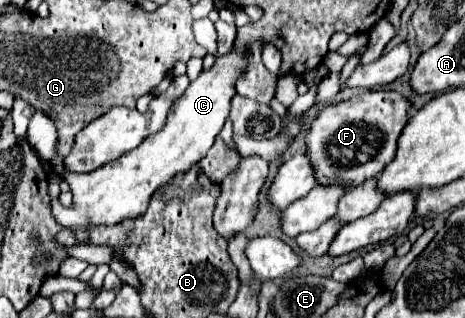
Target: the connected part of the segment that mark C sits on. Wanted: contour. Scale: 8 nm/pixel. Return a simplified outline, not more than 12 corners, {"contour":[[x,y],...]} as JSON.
{"contour":[[220,57],[164,129],[90,175],[64,167],[64,227],[114,225],[212,147],[246,57]]}

